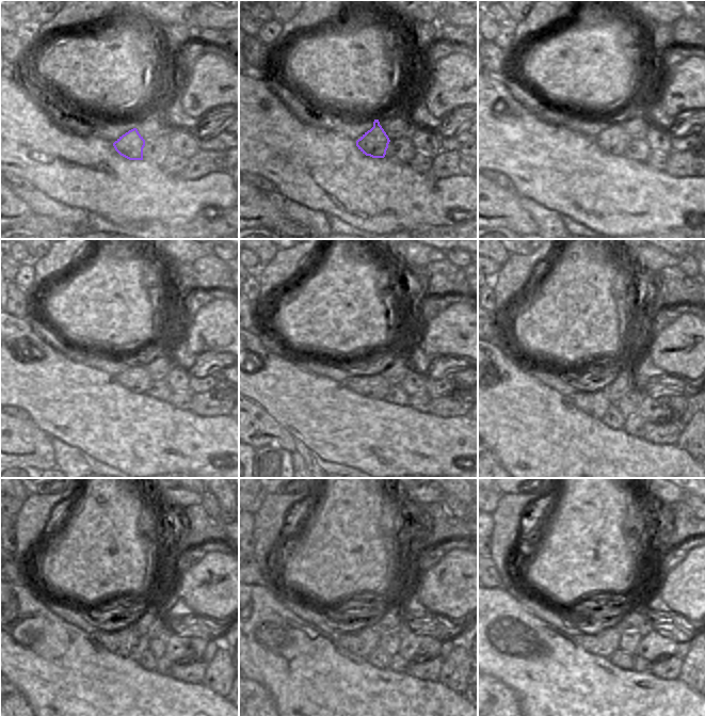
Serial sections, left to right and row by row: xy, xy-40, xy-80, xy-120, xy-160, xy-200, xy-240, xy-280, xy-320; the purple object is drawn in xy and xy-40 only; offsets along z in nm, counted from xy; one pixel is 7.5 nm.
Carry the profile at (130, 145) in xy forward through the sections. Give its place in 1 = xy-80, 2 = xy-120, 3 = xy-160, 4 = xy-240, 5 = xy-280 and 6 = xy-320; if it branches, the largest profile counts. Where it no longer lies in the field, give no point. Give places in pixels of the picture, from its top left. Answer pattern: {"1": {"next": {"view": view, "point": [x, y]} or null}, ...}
{"1": {"next": {"view": "xy-80", "point": [613, 140]}}, "2": {"next": {"view": "xy-120", "point": [137, 380]}}, "3": {"next": {"view": "xy-160", "point": [377, 386]}}, "4": {"next": {"view": "xy-240", "point": [121, 640]}}, "5": {"next": {"view": "xy-280", "point": [362, 641]}}, "6": {"next": {"view": "xy-320", "point": [604, 641]}}}

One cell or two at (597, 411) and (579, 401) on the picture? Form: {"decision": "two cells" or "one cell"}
{"decision": "one cell"}

